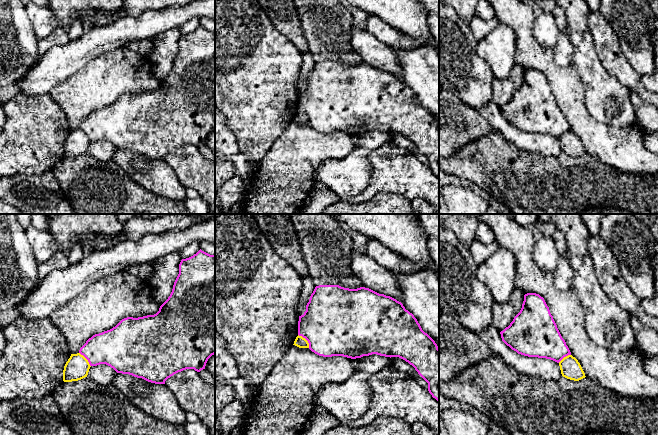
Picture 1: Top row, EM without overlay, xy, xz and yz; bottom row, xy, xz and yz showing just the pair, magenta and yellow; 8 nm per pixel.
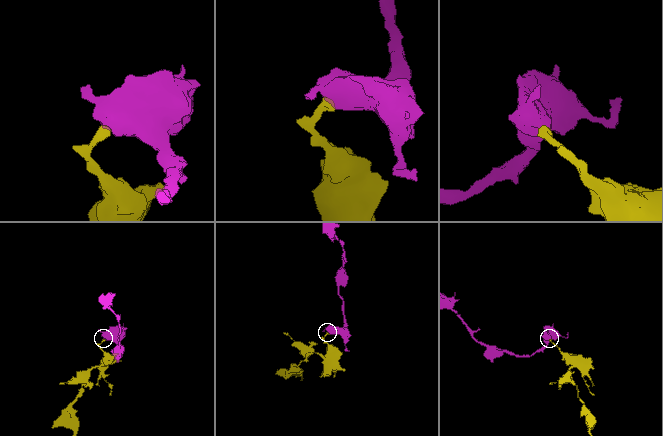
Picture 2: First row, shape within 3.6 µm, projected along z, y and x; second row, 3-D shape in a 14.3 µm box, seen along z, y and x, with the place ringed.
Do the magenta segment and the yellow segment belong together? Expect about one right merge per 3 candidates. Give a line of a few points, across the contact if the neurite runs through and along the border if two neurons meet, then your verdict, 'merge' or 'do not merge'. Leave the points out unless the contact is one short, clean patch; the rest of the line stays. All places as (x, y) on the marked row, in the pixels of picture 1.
xz (298, 334), (307, 341), (309, 347) | do not merge

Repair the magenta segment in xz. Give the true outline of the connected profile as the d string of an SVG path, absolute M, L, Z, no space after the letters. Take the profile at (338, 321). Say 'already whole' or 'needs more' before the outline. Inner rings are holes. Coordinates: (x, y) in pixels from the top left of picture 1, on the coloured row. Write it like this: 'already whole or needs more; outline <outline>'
already whole; outline M339 285L316 286L306 305L306 311L299 316L298 335L309 343L309 349L323 357L343 356L351 359L377 354L385 357L399 357L412 365L428 383L428 391L439 402L439 348L425 333L412 313L396 299L379 294L369 288L344 288Z

